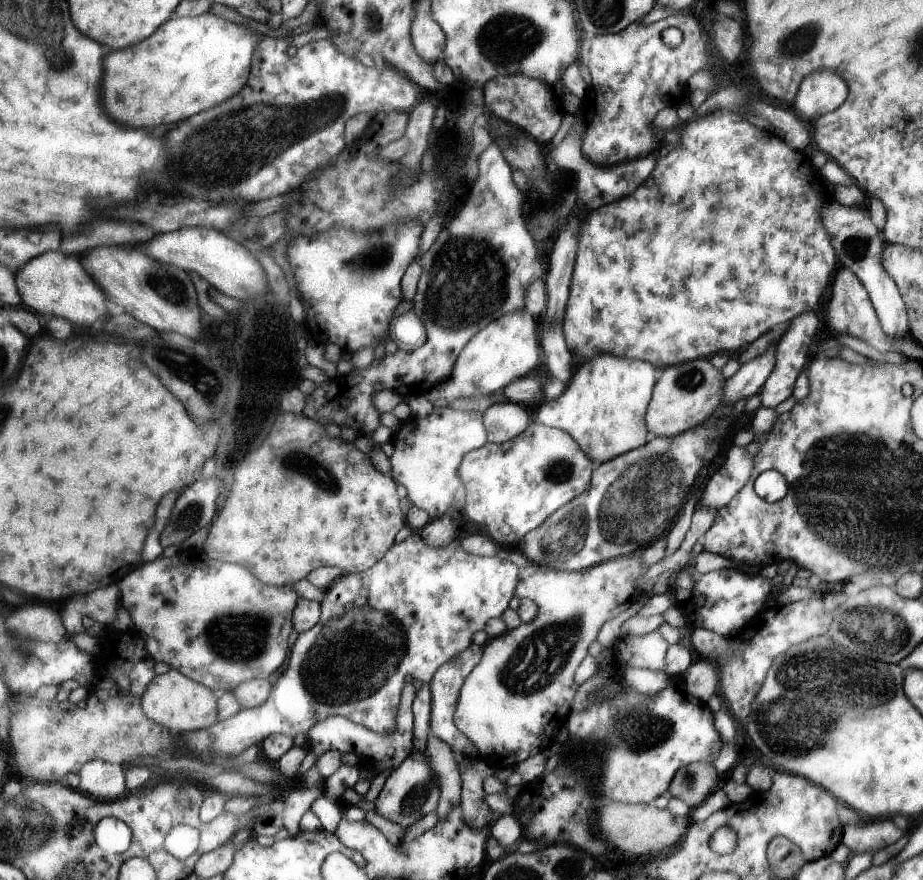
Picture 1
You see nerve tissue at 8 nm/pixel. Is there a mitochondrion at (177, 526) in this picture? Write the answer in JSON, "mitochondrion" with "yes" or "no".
{"mitochondrion":"yes"}

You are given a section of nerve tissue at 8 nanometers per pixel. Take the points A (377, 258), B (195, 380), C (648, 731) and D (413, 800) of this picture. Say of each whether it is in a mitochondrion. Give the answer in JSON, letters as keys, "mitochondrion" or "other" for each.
{"A":"mitochondrion","B":"mitochondrion","C":"mitochondrion","D":"mitochondrion"}

